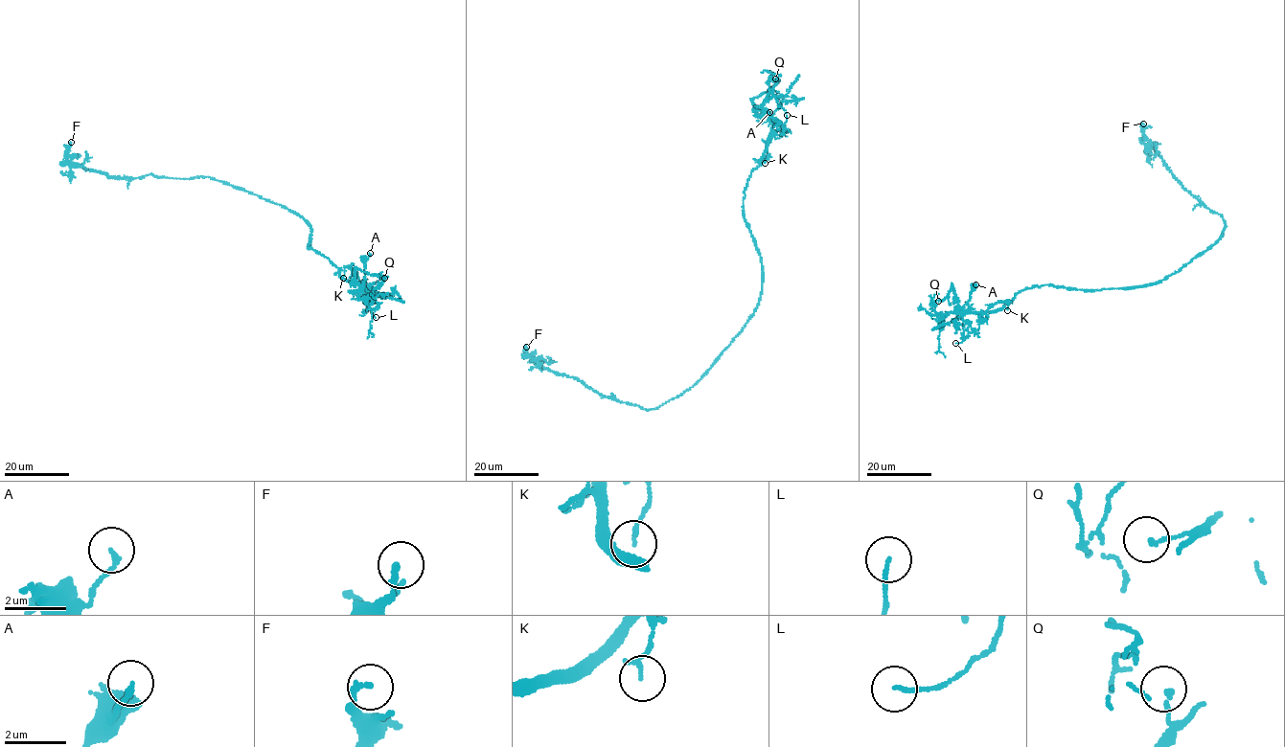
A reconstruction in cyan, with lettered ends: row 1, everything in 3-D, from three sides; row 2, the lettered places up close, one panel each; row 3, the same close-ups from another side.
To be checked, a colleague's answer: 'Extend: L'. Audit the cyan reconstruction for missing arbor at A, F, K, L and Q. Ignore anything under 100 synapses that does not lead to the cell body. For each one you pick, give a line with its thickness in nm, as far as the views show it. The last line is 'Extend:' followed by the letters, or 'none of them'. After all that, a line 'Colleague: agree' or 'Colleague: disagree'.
Extend: none of them
Colleague: disagree

